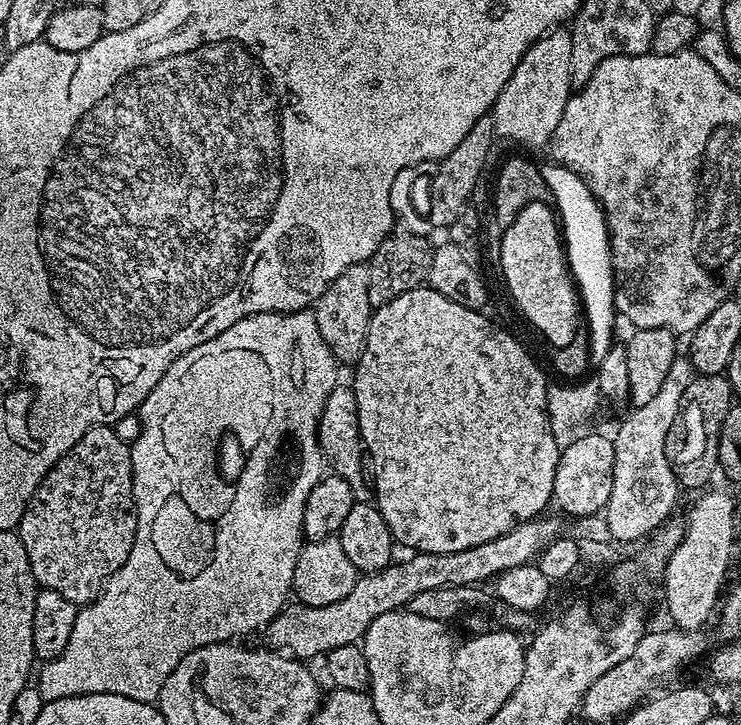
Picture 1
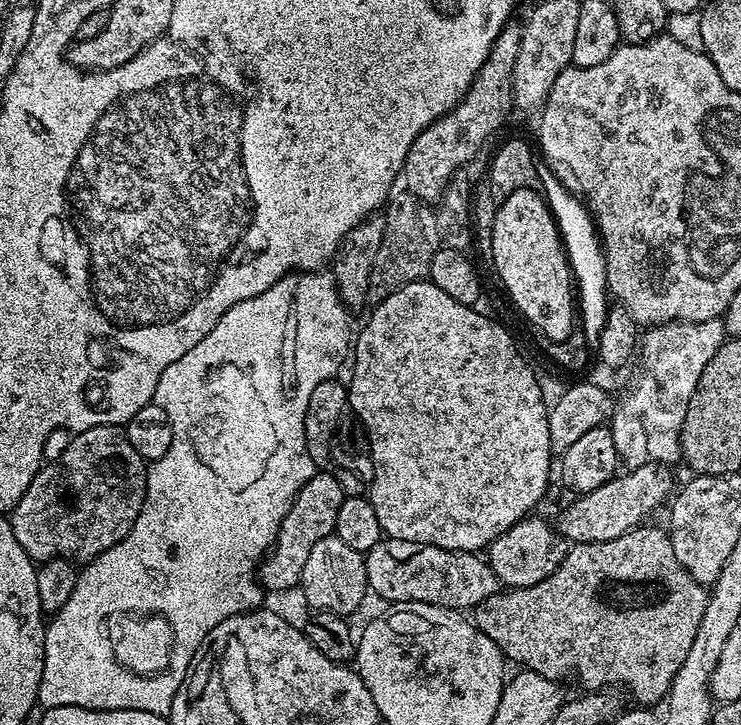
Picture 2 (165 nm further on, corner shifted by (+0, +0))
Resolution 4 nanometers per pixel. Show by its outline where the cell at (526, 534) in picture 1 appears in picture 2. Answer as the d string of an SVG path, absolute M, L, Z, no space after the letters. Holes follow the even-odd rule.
M643 464L637 468L617 474L598 490L590 490L575 497L573 504L568 504L554 520L555 527L561 536L572 544L589 544L590 542L610 542L610 538L618 538L641 527L644 520L655 508L660 508L673 495L672 471L669 465Z

